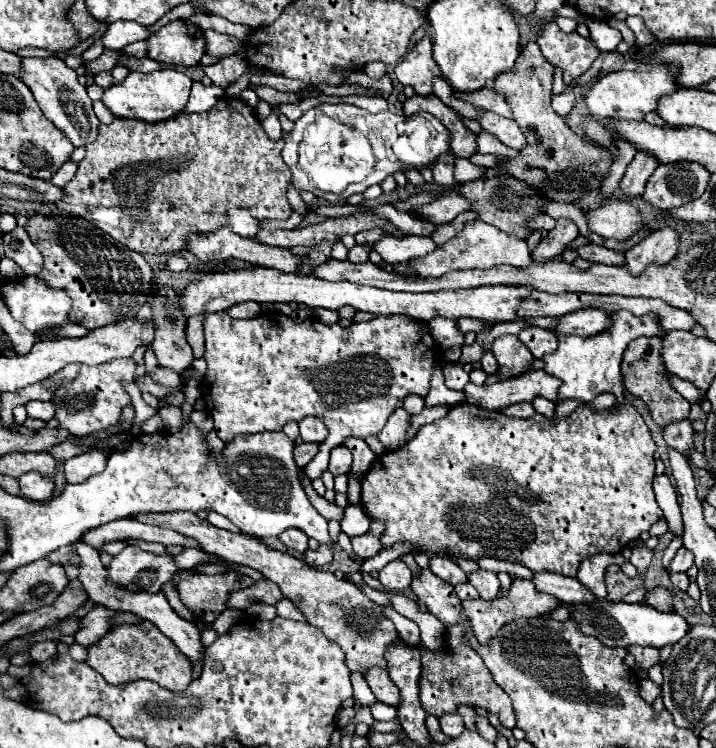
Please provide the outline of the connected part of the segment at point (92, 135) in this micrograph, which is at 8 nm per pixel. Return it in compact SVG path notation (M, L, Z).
M22 58L22 82L34 94L44 116L54 122L74 146L86 146L98 136L98 118L92 110L92 100L86 88L78 82L78 74L70 70L60 58Z

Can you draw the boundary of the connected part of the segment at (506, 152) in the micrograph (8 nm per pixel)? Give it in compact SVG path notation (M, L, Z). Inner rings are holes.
M482 131L477 135L478 153L494 154L497 156L514 158L519 151L502 144L494 135L486 131Z

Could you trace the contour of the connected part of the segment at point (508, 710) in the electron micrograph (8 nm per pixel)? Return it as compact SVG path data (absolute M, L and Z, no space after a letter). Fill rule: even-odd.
M452 626L450 630L446 630L444 652L430 652L422 646L422 642L418 642L418 648L422 654L420 702L428 714L440 718L444 714L458 712L458 706L472 706L496 714L504 728L512 730L516 726L512 702L508 700L506 692L500 686L496 686L492 674L484 666L484 660L478 656L478 652L474 652L468 644L466 626Z

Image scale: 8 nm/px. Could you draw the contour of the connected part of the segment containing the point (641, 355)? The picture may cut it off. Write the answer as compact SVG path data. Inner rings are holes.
M636 338L630 342L630 346L624 352L624 360L620 366L620 374L622 374L622 384L624 390L640 400L644 400L646 408L650 410L650 416L654 420L656 426L666 428L672 422L680 422L684 418L688 418L690 412L690 402L684 400L664 378L666 370L664 364L660 360L660 350L662 350L662 338Z

